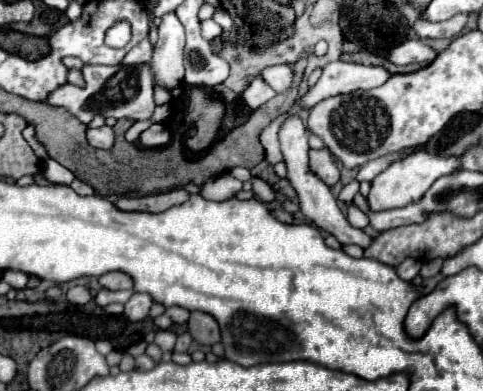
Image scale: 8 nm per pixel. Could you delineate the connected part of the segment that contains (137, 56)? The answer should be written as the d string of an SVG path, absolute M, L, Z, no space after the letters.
M143 39L139 45L135 45L125 55L125 59L121 61L121 65L143 65L143 63L151 61L151 55L153 55L153 45L149 43L149 39Z

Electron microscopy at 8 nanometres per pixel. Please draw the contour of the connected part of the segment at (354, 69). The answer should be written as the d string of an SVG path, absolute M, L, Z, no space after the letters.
M335 61L325 65L319 81L313 87L309 87L303 97L297 99L297 105L301 109L311 109L319 101L333 95L379 87L383 85L383 81L387 81L387 77L389 77L389 71L383 67L365 67L357 63L347 63L347 61Z

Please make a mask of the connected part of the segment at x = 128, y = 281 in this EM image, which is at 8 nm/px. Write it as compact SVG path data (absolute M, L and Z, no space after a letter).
M109 271L99 277L99 283L105 289L133 289L133 279L123 271Z

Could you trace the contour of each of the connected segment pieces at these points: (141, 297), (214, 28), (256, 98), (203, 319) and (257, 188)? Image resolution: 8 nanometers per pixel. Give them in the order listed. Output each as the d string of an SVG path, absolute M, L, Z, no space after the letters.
M133 293L133 297L125 303L125 317L129 321L143 321L149 315L153 305L153 297L149 293Z
M213 19L203 21L201 31L203 31L203 37L205 37L207 41L211 41L211 39L215 39L215 37L219 37L219 35L221 35L221 27L219 27L219 25L217 25Z
M253 79L251 83L249 83L249 87L241 93L241 97L243 97L243 101L251 107L251 109L257 109L257 107L261 107L263 103L267 103L271 97L275 97L277 93L263 81L263 79Z
M193 311L189 319L189 333L199 345L215 345L221 341L217 321L201 311Z
M251 177L251 183L253 183L253 191L263 199L263 201L271 201L273 199L273 189L267 181L259 179L259 177Z

